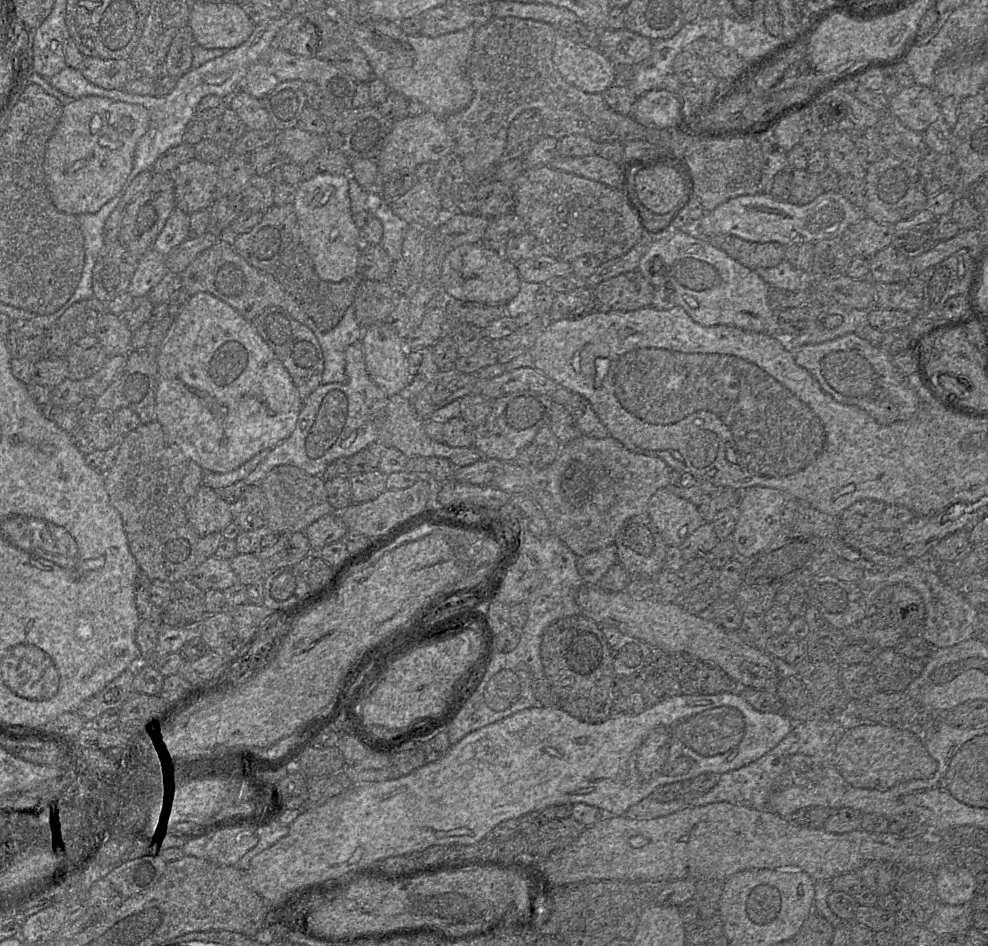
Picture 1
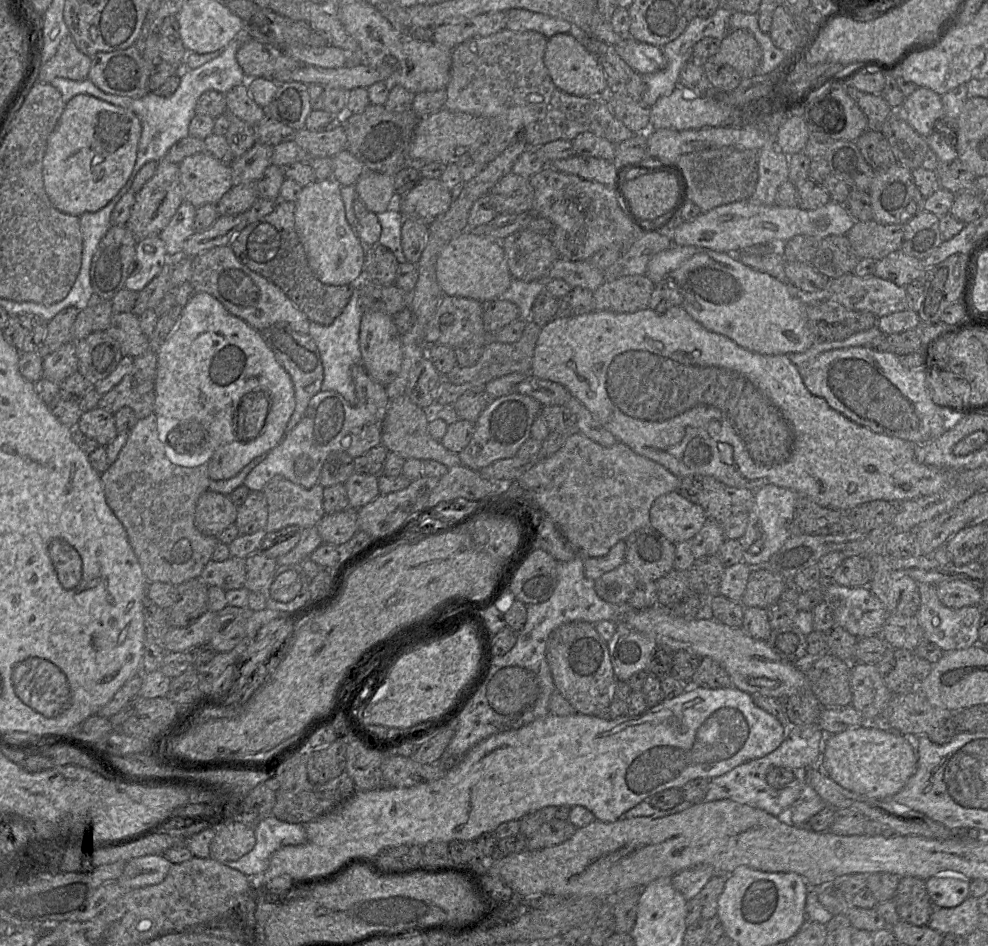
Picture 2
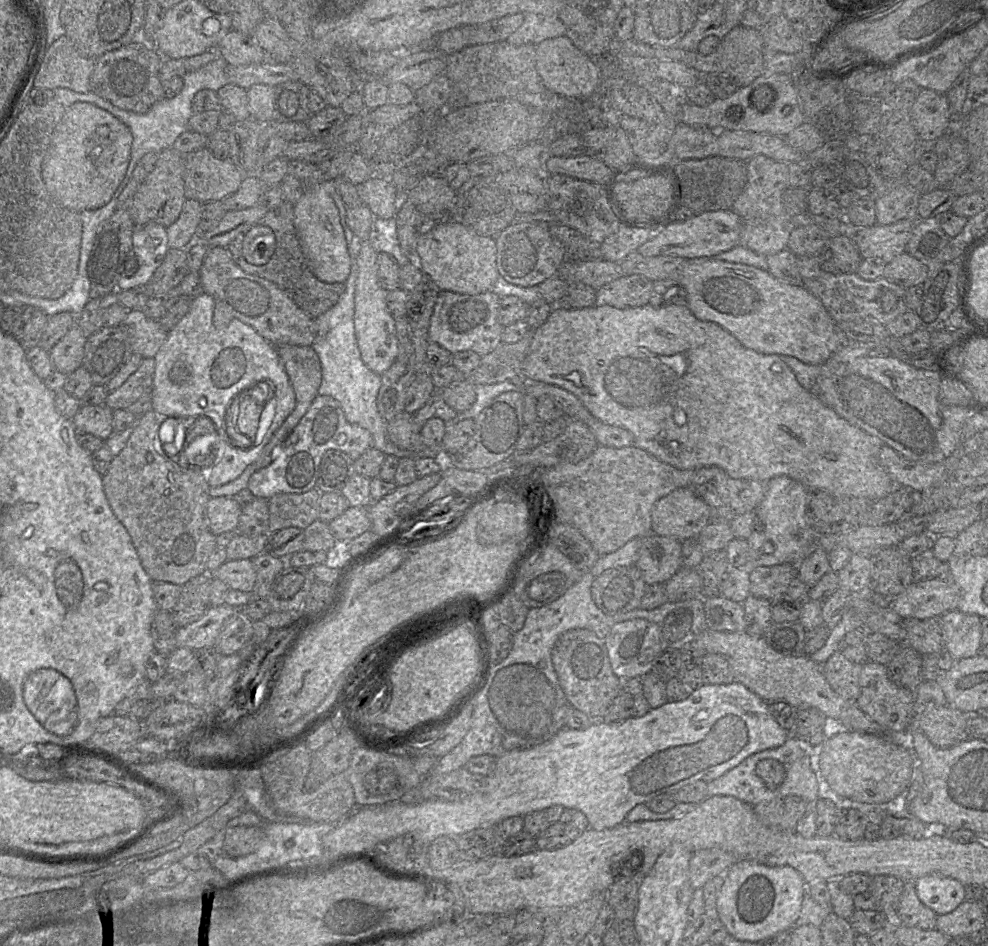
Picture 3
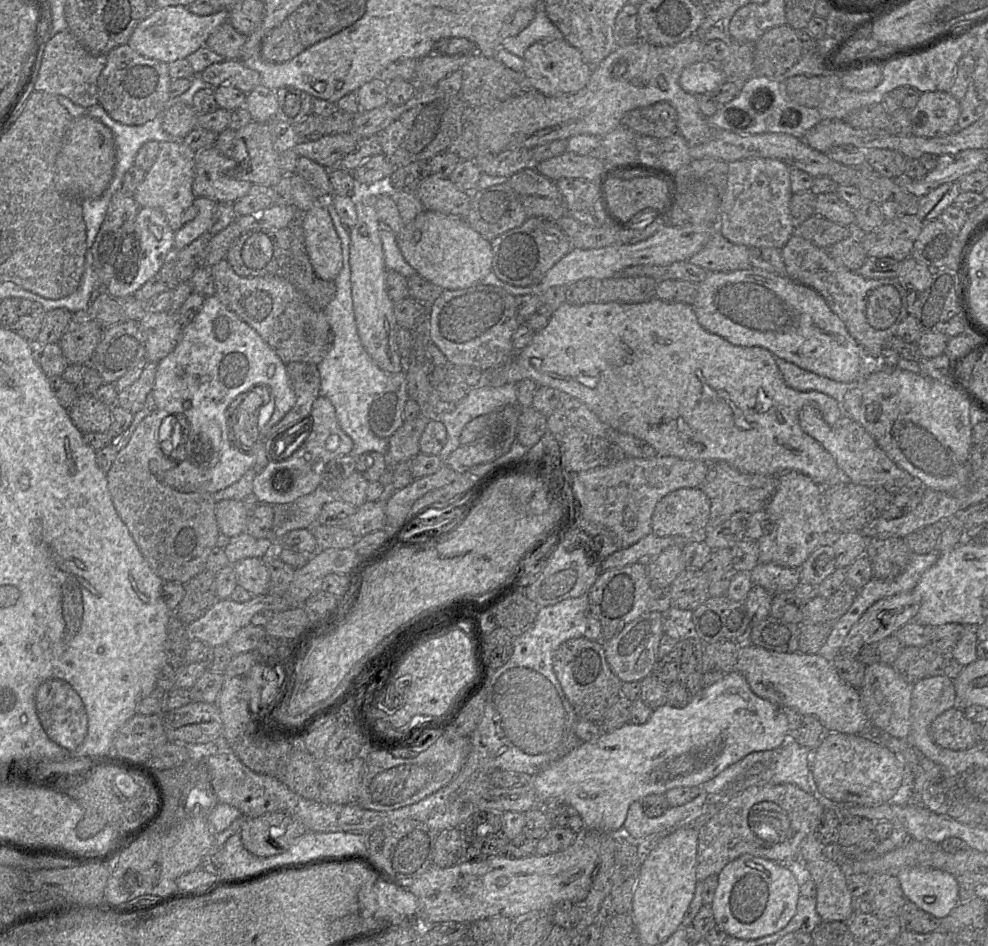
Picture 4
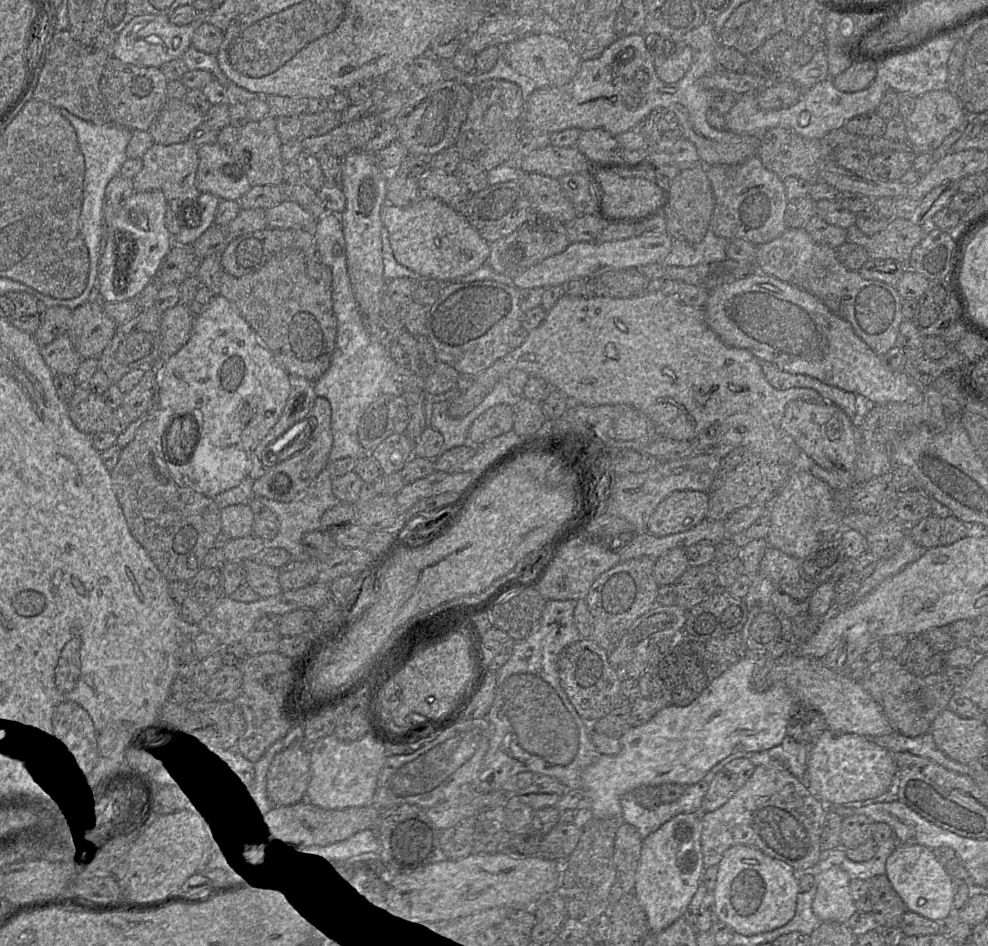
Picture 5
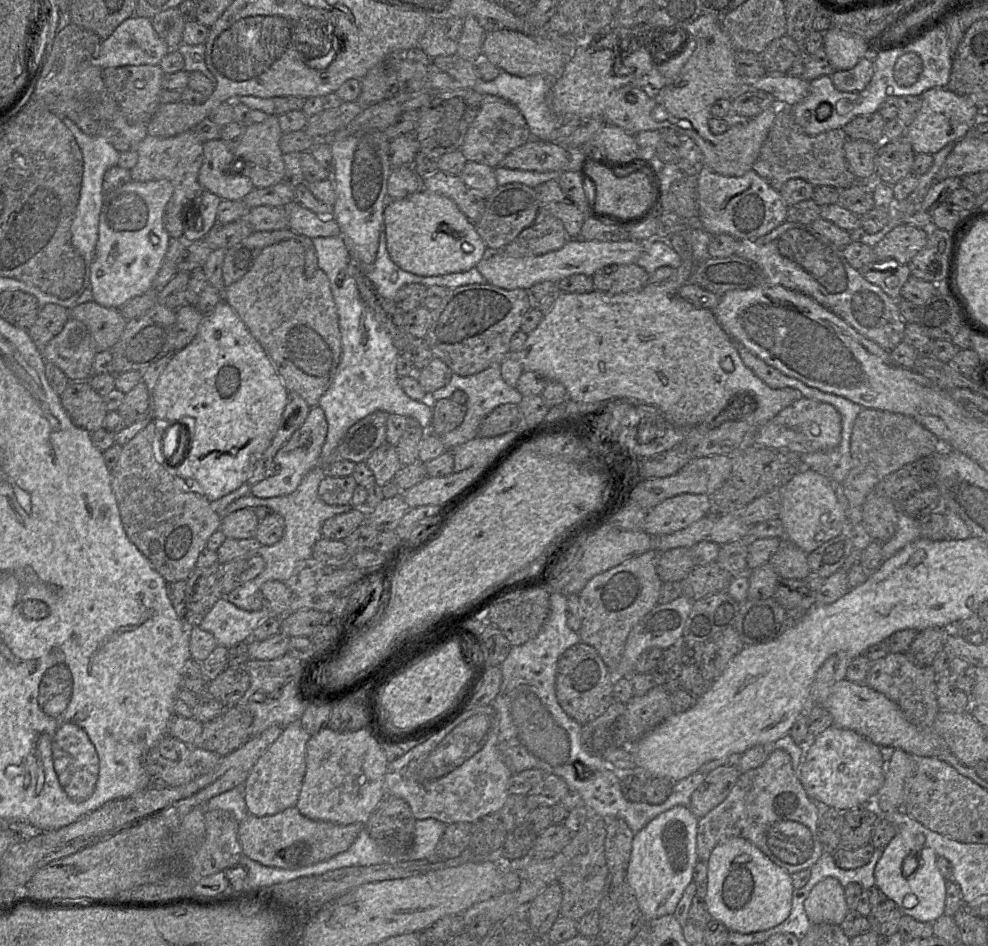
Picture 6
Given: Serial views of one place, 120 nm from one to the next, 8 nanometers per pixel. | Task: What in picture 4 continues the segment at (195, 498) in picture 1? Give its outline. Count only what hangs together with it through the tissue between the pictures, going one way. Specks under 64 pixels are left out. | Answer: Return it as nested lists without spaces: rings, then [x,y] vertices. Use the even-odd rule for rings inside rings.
[[[227,499],[217,502],[215,515],[220,533],[229,538],[246,531],[248,513],[243,501]]]

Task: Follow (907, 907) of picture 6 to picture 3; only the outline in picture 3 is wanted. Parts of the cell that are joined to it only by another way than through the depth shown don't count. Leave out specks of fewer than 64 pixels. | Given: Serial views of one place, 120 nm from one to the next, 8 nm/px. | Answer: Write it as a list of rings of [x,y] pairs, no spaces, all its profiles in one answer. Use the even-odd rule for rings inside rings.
[[[937,874],[923,876],[914,881],[920,901],[936,915],[945,915],[955,910],[964,899],[964,885]]]

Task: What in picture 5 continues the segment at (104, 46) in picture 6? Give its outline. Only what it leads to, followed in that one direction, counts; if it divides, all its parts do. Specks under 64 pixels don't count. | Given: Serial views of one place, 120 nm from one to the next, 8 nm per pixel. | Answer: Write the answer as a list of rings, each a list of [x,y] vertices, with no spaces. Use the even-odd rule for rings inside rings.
[[[142,13],[134,17],[119,33],[111,47],[110,54],[126,64],[138,67],[159,67],[174,59],[181,58],[192,46],[195,29],[207,21],[207,17],[196,18],[188,25],[178,26],[170,22],[168,15]]]

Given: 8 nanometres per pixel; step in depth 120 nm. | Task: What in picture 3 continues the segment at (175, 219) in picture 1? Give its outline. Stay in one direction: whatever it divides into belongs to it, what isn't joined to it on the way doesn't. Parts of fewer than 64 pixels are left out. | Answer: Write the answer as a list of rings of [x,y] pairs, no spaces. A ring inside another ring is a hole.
[[[186,199],[178,219],[166,228],[169,248],[187,249],[197,240],[202,204]]]

